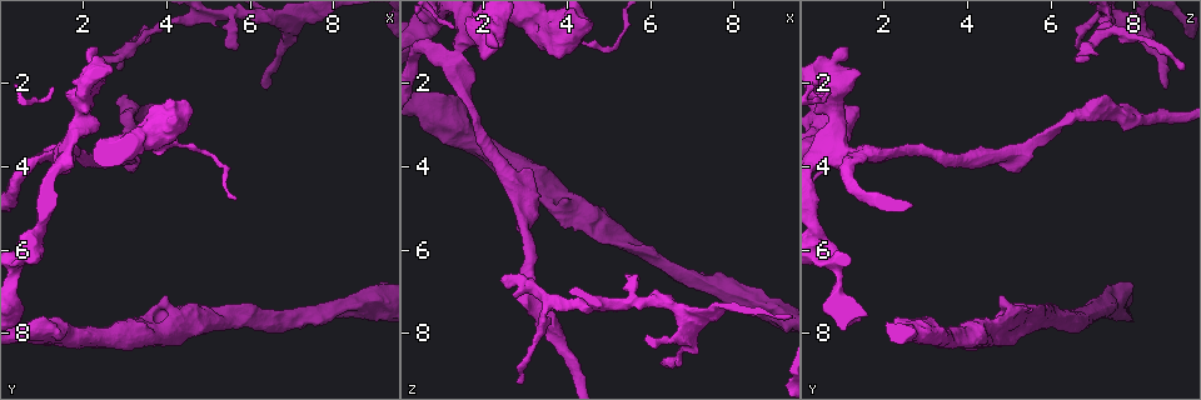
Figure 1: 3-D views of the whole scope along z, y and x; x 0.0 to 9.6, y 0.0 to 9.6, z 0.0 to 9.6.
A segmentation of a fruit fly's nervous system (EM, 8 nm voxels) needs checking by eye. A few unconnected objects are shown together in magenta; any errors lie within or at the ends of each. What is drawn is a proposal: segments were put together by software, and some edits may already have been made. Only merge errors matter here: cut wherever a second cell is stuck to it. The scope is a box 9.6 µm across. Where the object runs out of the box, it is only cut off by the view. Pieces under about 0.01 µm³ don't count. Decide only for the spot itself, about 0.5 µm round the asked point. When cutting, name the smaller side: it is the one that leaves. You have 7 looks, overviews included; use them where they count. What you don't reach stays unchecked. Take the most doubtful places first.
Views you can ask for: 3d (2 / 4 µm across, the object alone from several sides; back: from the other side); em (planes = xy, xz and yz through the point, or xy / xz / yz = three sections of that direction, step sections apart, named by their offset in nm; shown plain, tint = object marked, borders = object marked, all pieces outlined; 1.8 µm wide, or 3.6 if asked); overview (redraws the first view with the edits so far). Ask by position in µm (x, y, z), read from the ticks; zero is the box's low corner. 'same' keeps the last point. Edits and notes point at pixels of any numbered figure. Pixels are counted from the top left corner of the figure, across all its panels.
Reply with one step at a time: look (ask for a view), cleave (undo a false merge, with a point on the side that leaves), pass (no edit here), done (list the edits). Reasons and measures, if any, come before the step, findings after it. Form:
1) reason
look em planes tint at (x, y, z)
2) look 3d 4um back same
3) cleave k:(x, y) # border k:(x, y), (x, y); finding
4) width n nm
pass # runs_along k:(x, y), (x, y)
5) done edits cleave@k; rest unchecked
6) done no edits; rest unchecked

abrupt turn
look 3d 4um at (3.70, 0.65, 7.30)

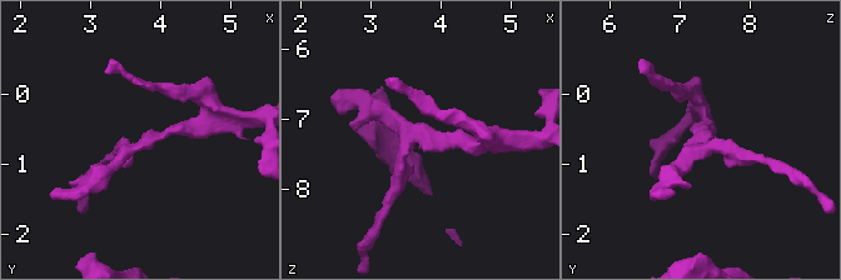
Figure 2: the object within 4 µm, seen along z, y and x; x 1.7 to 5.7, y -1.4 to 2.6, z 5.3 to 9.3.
arms 3; arm_widths 180, 190, 200 nm; now the EM
look em 3.6um planes tint at (3.70, 0.70, 7.35)

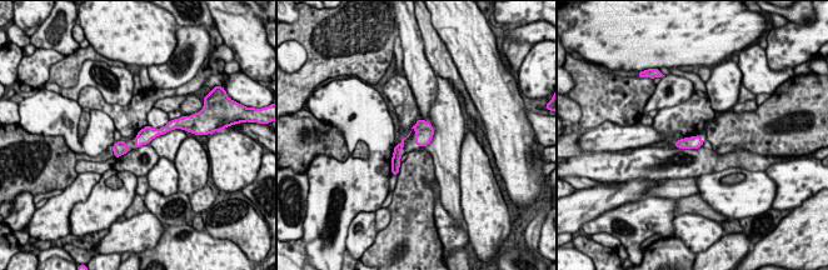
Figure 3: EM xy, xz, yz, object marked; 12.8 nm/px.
pass # all the same cell

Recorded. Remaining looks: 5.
branch point
look em 3.6um planes tint at (4.30, 7.70, 5.05)

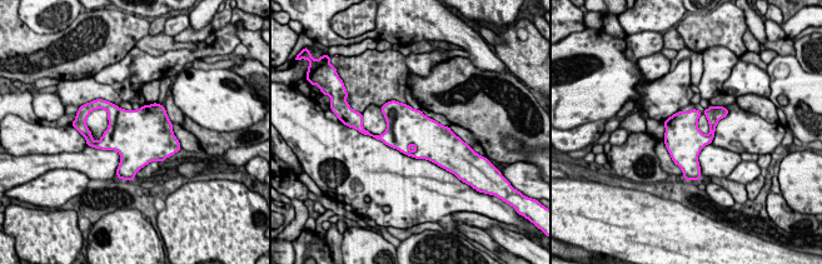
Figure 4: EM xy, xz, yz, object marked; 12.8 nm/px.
pass # continuous, no second cell

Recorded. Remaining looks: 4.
four-way junction
look 3d 4um back at (6.95, 0.60, 7.80)

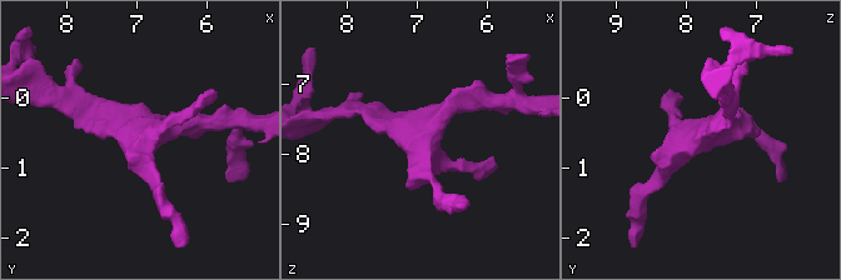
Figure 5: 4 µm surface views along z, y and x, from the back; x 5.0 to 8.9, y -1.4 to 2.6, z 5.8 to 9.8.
need the tissue
look em planes tint at (6.90, 0.65, 7.80)

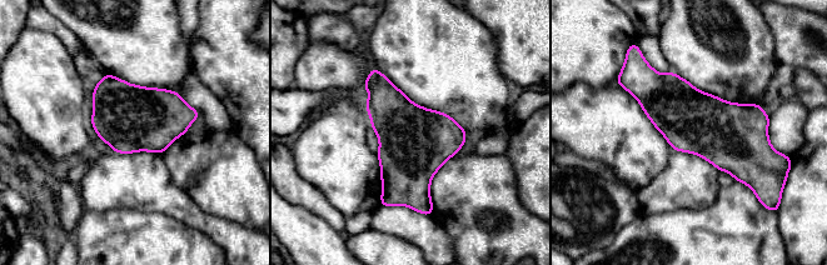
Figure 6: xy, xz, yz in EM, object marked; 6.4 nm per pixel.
pass # all the same cell

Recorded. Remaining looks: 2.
done no edits; rest unchecked

